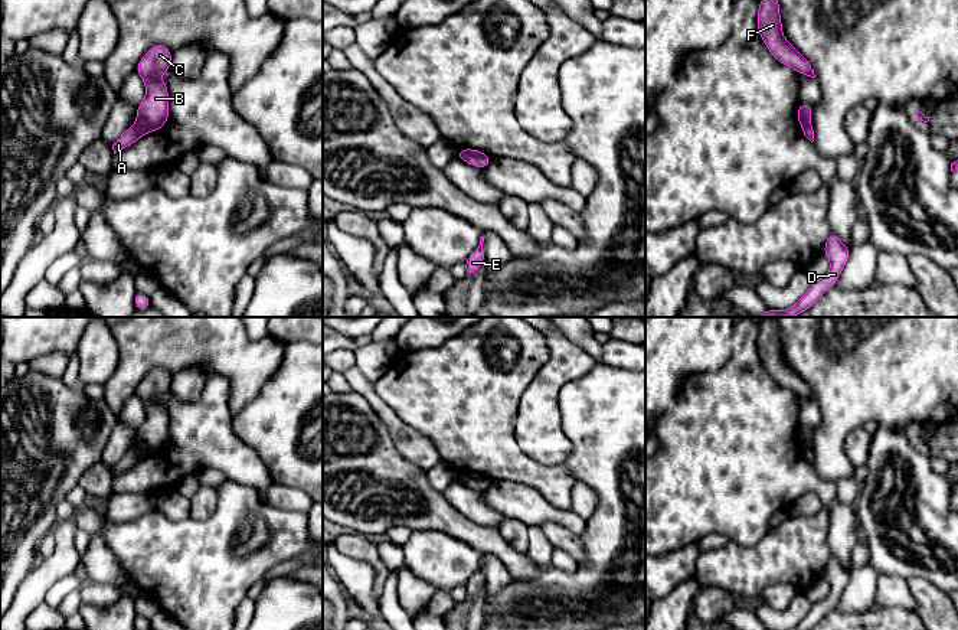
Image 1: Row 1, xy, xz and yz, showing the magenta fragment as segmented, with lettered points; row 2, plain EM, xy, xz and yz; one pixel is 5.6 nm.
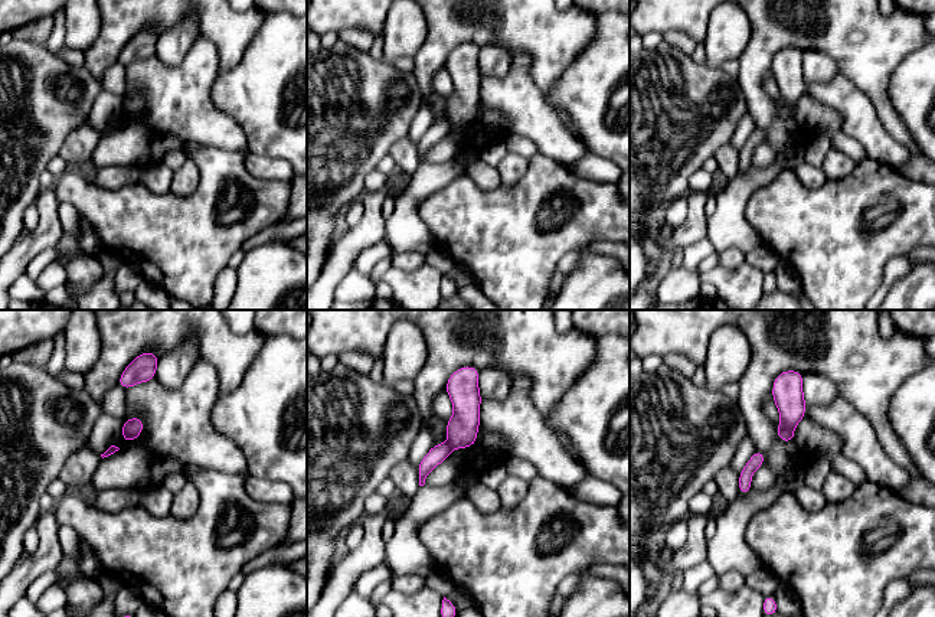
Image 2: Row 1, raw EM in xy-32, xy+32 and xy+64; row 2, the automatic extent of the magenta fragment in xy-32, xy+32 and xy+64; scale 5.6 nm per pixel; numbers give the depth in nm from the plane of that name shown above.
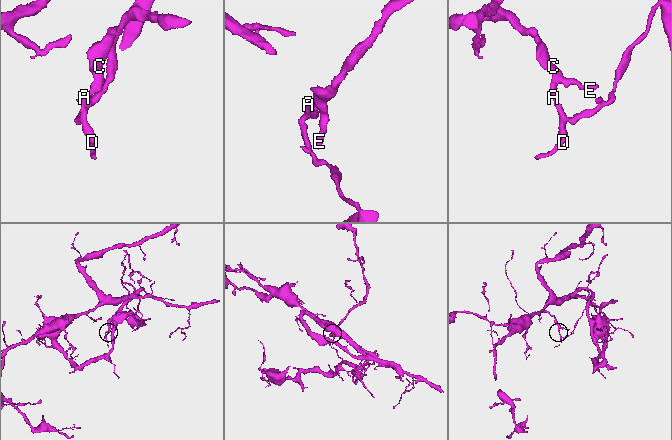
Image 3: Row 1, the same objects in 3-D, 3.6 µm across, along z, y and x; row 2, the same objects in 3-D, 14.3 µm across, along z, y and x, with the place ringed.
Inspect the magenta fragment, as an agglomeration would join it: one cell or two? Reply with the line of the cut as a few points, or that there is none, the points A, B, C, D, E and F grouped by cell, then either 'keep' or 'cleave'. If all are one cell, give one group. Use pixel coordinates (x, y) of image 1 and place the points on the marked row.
no cut; A B C D E F; keep

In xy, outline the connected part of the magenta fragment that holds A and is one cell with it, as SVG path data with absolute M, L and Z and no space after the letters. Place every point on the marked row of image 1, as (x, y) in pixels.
M166 46L151 48L138 62L135 71L146 84L146 98L137 107L137 121L112 144L114 154L140 137L161 130L169 118L169 91L158 76L171 68L171 50Z

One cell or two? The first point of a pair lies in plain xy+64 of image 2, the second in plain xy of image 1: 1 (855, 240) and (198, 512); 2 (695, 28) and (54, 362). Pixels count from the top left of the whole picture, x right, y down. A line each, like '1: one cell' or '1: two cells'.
1: two cells
2: two cells

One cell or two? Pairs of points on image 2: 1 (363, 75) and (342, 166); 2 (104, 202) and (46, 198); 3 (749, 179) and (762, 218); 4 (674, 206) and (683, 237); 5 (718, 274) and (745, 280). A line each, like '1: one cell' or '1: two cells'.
1: one cell
2: two cells
3: two cells
4: two cells
5: one cell

